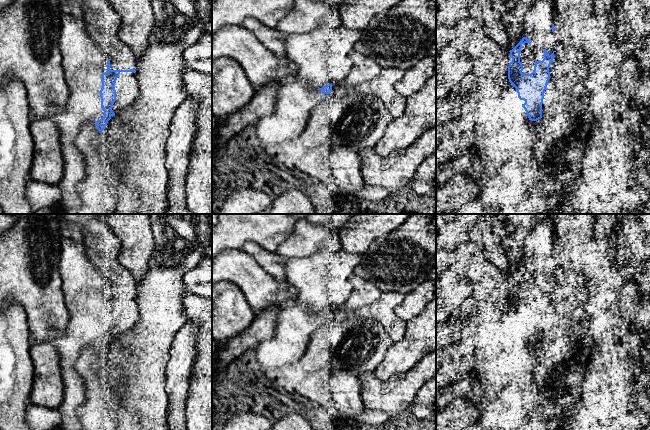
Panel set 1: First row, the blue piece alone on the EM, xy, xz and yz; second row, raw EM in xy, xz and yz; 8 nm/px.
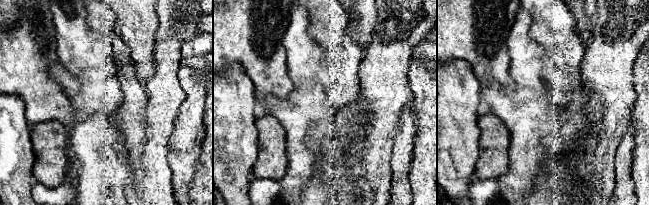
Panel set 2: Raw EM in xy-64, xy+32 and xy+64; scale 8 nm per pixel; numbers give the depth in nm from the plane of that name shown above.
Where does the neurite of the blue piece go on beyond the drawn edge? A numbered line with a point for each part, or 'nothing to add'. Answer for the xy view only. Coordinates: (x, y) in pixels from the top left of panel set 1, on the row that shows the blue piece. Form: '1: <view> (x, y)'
1: xy (102, 22)
2: xy (127, 90)

